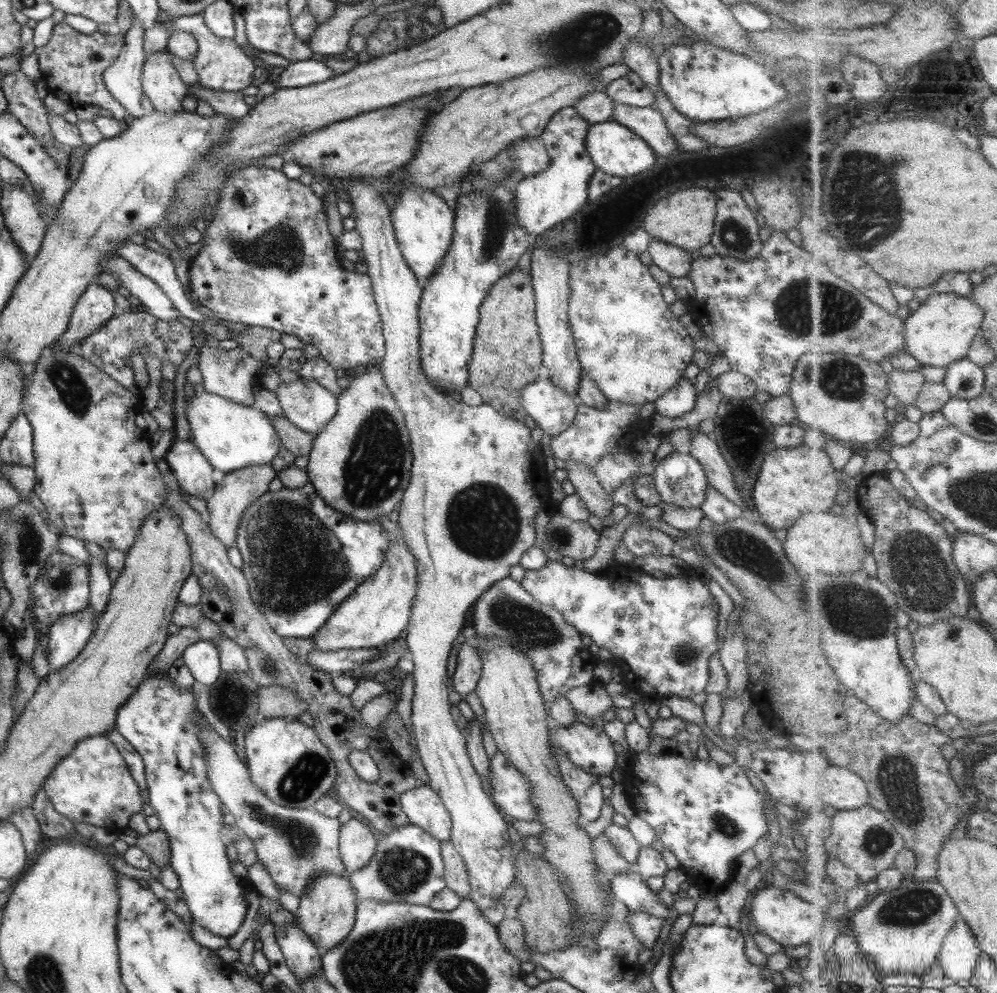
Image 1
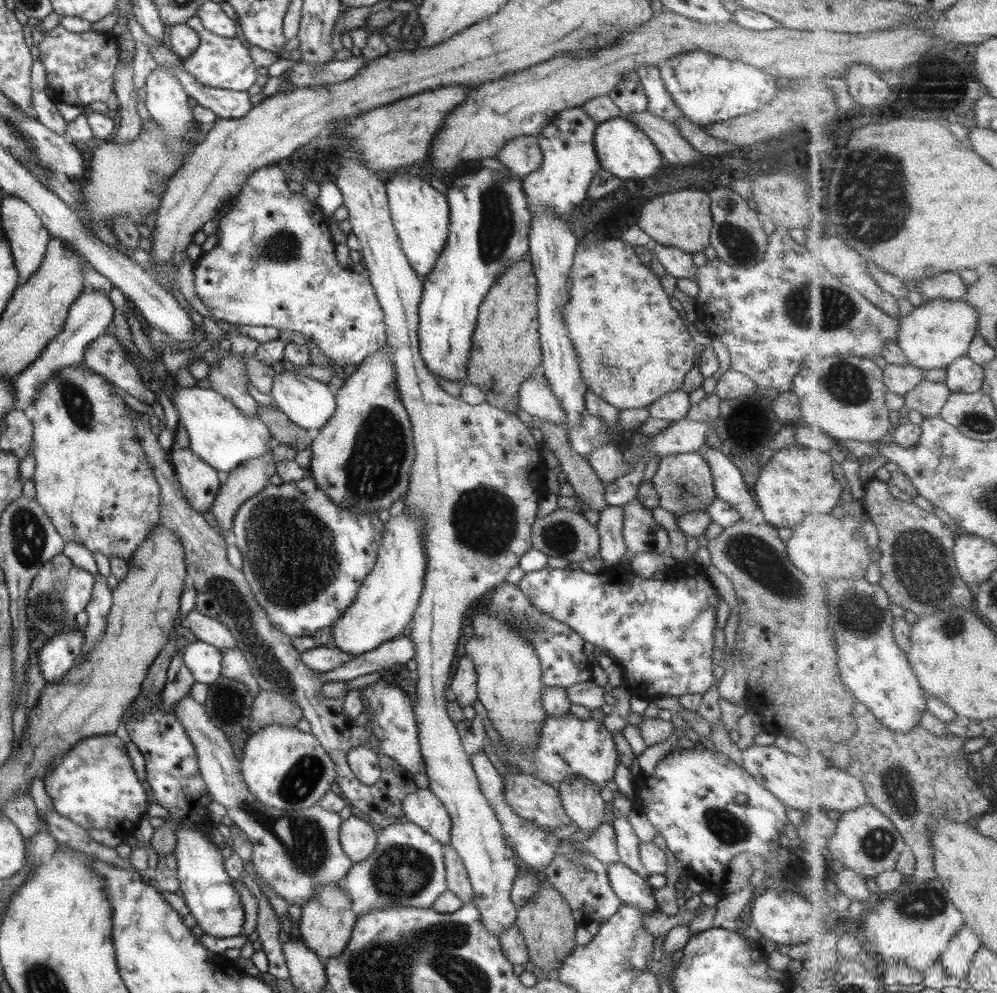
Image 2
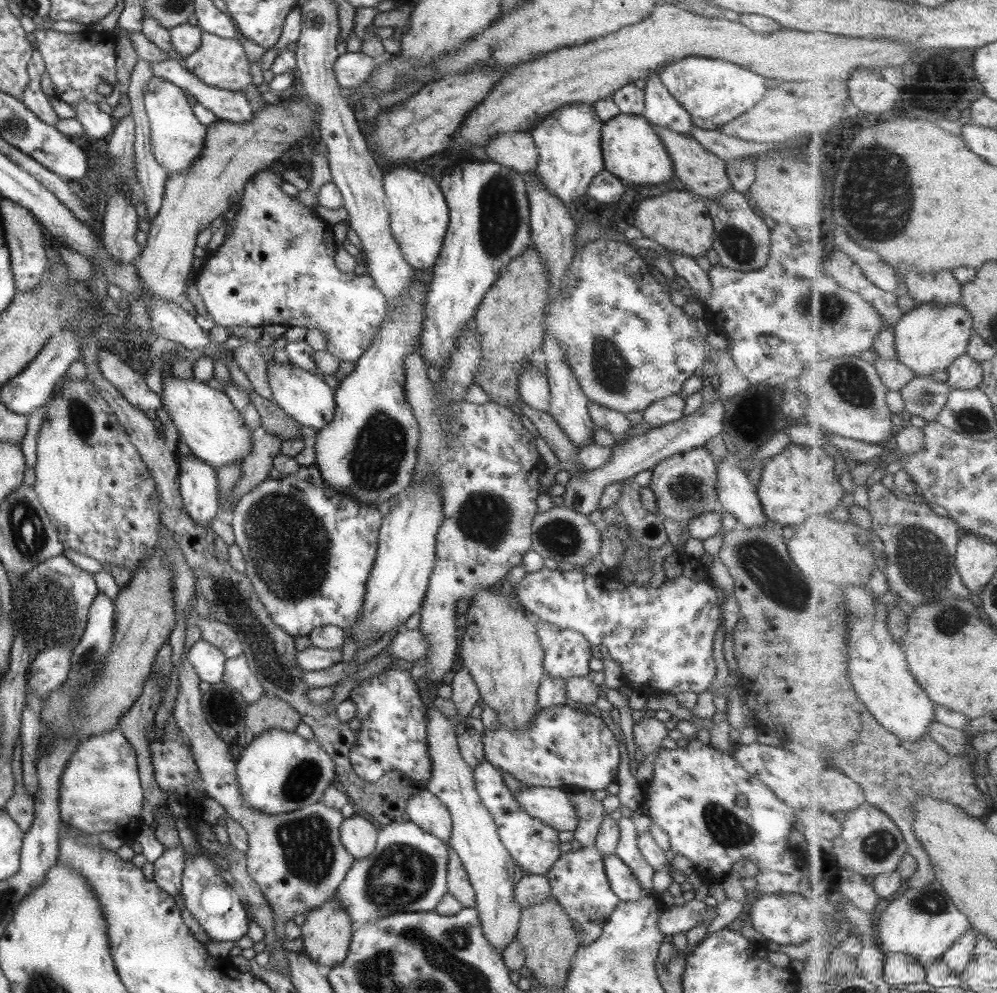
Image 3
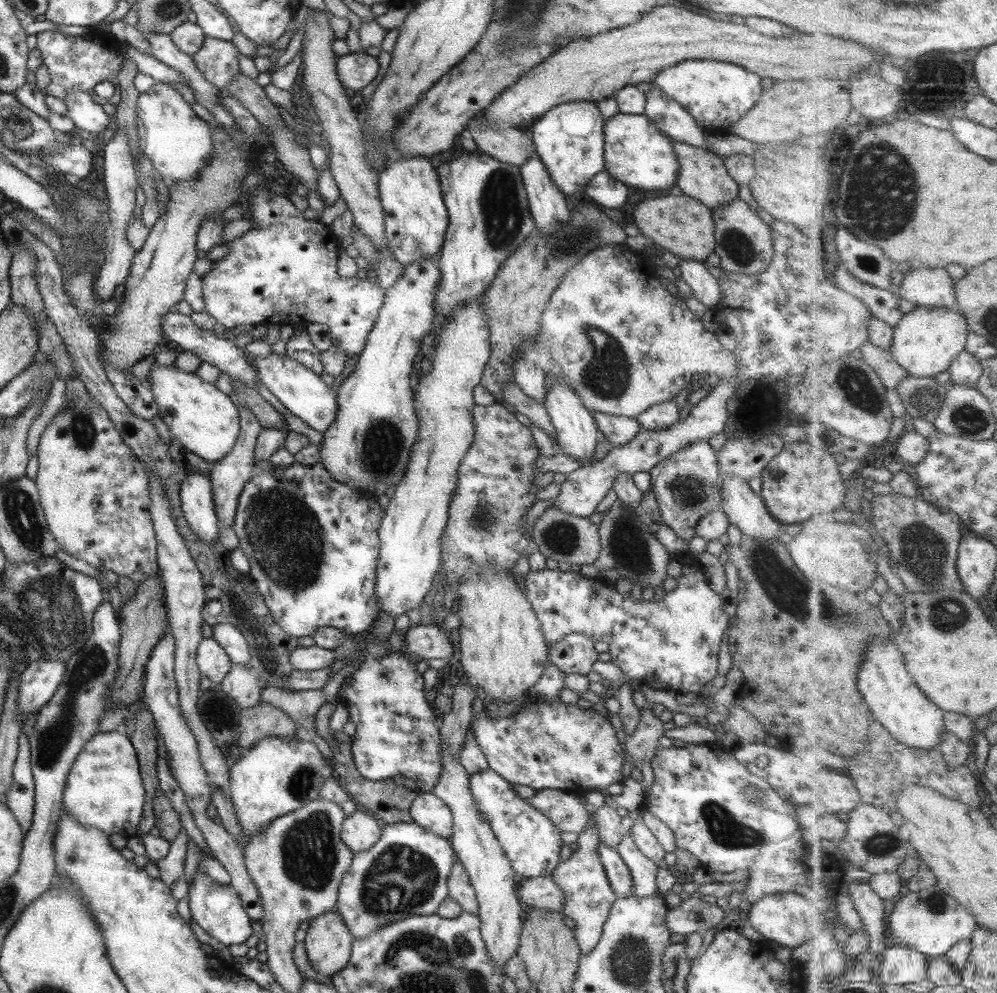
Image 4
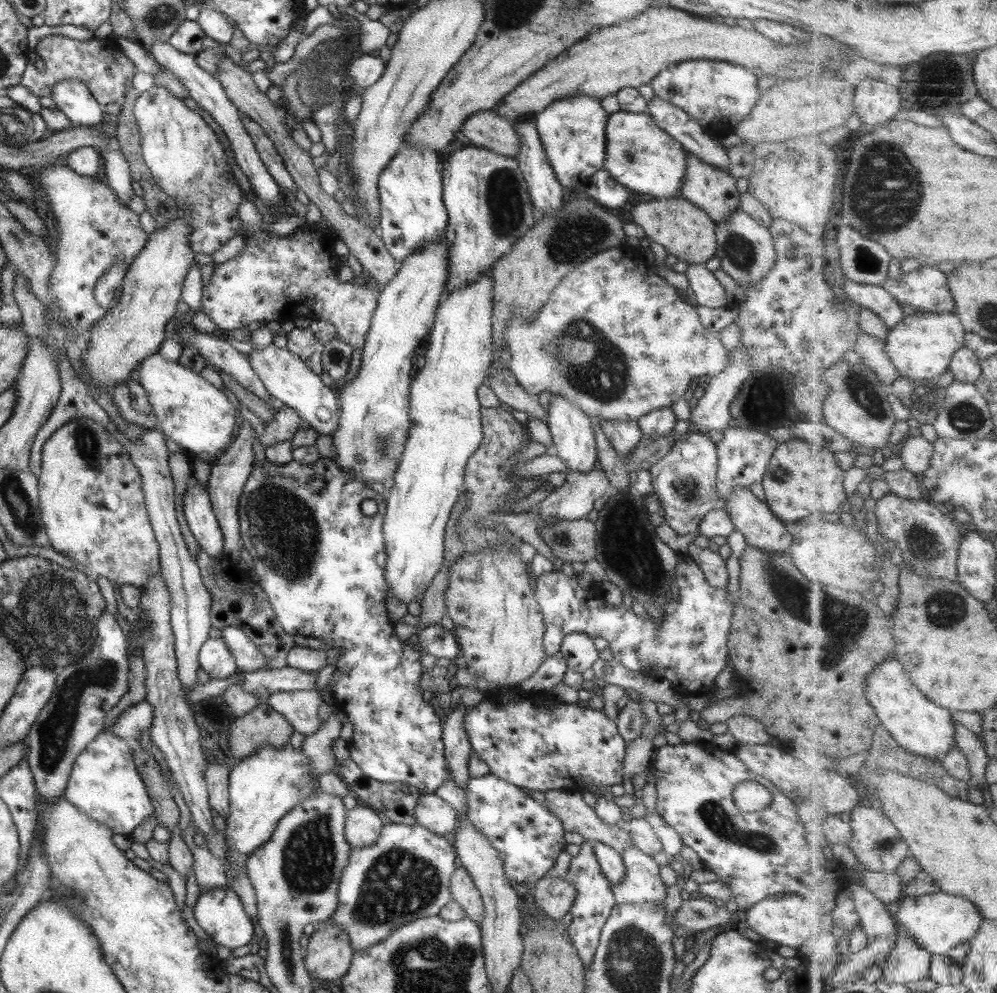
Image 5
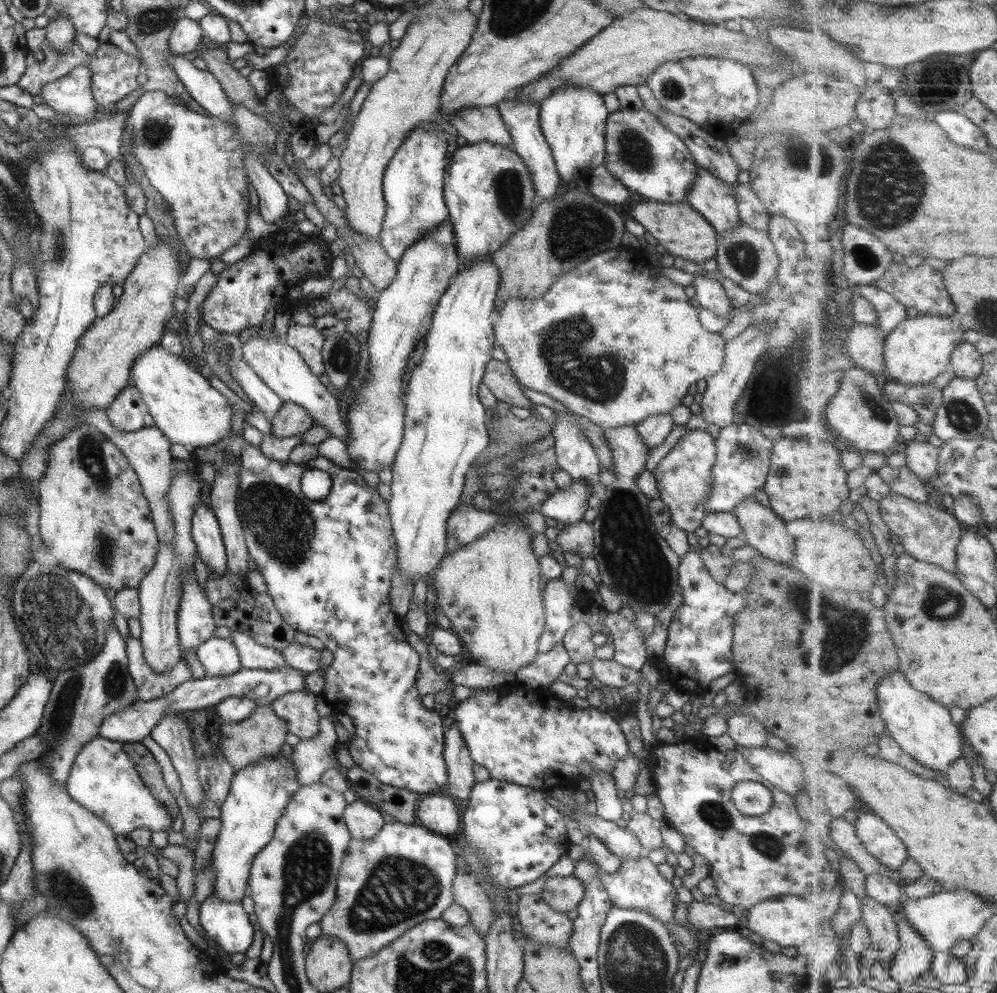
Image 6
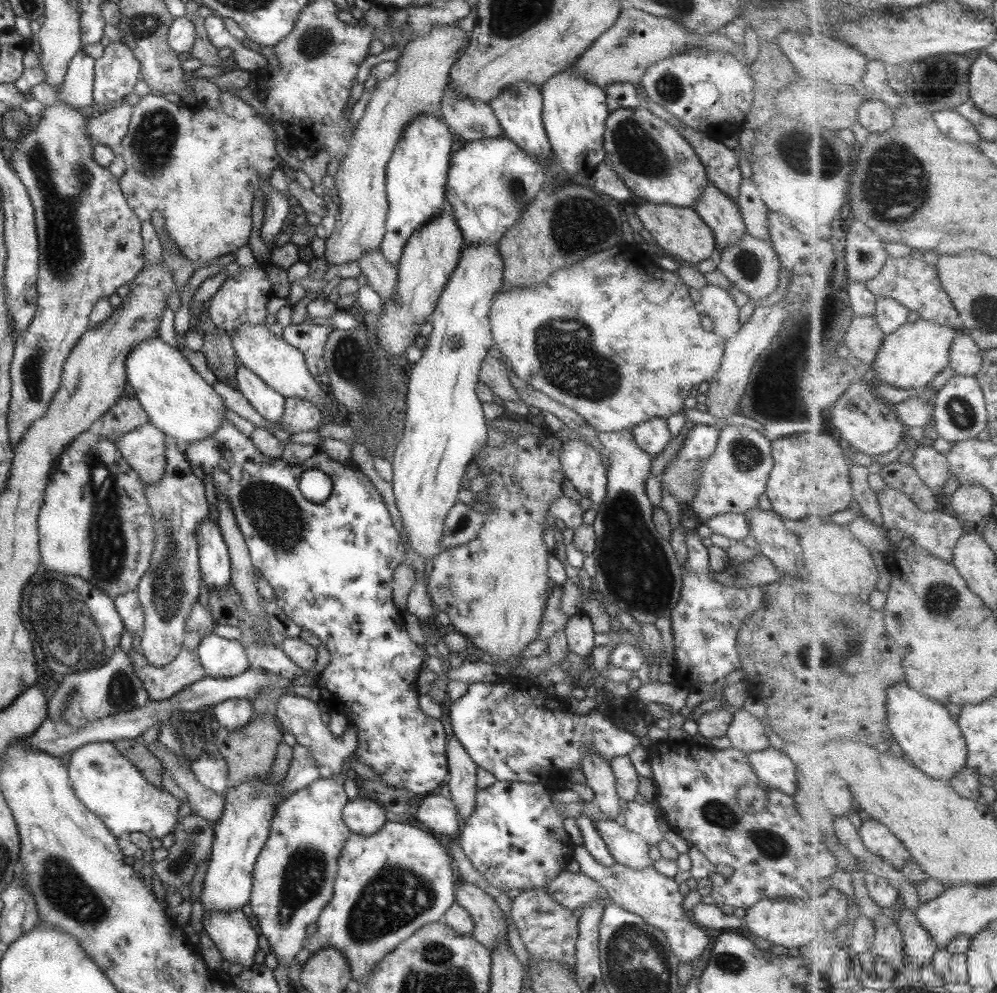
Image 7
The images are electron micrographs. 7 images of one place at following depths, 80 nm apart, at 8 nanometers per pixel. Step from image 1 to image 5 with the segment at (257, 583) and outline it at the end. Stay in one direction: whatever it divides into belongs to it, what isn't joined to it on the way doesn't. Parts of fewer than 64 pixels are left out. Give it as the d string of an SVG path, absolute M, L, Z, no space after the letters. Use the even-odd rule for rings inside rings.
M319 457L313 464L299 464L291 461L284 465L273 464L266 459L262 463L254 460L251 472L243 485L237 503L238 531L240 546L245 548L251 556L250 569L258 578L258 585L264 590L269 606L274 612L277 622L281 628L291 635L318 638L329 648L338 648L340 656L337 659L334 673L331 677L333 707L343 714L344 719L352 724L352 736L348 740L349 759L358 766L363 775L375 780L377 783L407 783L407 786L416 788L421 794L434 793L441 783L448 779L445 771L444 746L441 740L441 718L442 714L435 711L421 697L422 690L419 688L419 678L421 678L421 665L419 664L420 651L411 647L409 643L401 643L393 634L393 626L390 625L384 610L384 599L387 598L387 590L384 579L385 574L385 547L383 535L381 534L383 517L386 509L386 501L378 493L375 493L369 486L348 472L341 472L336 464L327 457ZM310 478L320 478L324 485L314 491L310 489L308 480ZM363 500L373 500L377 506L375 514L366 516L361 513L359 505Z

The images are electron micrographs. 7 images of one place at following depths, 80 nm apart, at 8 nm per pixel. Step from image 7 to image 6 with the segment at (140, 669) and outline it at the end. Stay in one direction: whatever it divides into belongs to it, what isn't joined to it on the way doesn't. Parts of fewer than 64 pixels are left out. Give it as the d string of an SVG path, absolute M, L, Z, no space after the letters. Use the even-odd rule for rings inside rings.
M127 634L126 646L127 670L133 681L134 700L149 701L159 698L173 690L181 682L191 678L187 663L180 660L167 672L155 674L141 655L140 640Z

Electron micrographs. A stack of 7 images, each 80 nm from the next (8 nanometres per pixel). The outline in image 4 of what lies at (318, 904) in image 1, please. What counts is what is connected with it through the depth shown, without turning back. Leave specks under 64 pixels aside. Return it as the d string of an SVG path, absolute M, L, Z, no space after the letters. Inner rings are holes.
M334 910L308 920L303 940L309 966L330 977L348 963L352 940L344 920Z

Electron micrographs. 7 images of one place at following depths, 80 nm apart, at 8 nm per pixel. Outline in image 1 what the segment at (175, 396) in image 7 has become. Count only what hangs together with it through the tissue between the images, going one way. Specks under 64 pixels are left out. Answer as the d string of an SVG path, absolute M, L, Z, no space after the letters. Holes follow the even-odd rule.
M209 392L195 393L195 396L189 401L185 400L185 403L185 418L193 437L192 443L212 468L224 474L246 466L268 464L281 447L267 415L259 409L237 404Z

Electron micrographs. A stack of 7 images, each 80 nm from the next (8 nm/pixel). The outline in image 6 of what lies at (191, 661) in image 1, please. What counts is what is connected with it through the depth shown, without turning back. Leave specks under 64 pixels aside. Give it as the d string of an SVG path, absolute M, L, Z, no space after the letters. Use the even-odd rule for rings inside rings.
M212 636L196 648L197 660L202 664L206 676L222 677L242 668L232 640Z

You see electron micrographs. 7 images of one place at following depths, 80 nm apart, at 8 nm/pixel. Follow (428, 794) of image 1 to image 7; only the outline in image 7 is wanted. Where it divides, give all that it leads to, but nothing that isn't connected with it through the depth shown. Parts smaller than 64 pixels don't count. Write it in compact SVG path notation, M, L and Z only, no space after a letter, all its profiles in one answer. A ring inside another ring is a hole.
M440 795L422 798L415 812L415 823L428 832L445 836L453 835L461 828L461 820L453 804Z

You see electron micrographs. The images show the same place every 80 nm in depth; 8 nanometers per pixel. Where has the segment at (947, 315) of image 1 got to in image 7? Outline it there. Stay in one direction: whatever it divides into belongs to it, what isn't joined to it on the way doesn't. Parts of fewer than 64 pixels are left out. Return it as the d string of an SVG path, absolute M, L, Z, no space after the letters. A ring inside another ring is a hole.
M918 319L905 324L899 331L887 335L877 353L873 370L881 384L890 384L905 390L929 386L937 374L950 367L949 354L960 330L942 326L935 320Z

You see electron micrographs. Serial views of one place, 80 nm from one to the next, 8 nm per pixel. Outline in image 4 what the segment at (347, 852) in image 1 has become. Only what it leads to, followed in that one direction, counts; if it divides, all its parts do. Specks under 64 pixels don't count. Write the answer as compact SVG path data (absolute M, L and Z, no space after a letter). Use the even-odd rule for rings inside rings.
M357 808L350 816L343 819L340 840L351 854L367 851L377 843L381 828L377 819L362 808Z

